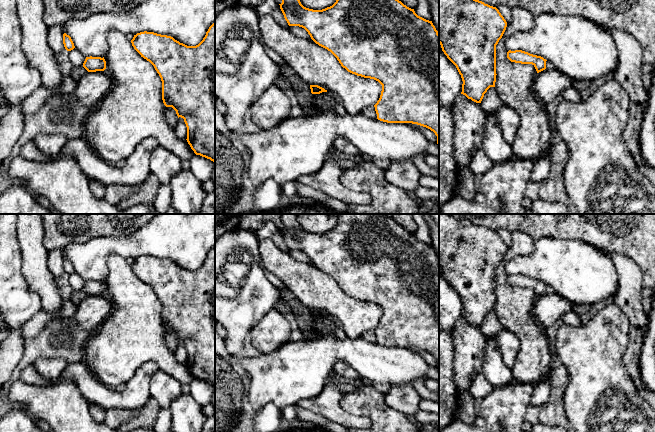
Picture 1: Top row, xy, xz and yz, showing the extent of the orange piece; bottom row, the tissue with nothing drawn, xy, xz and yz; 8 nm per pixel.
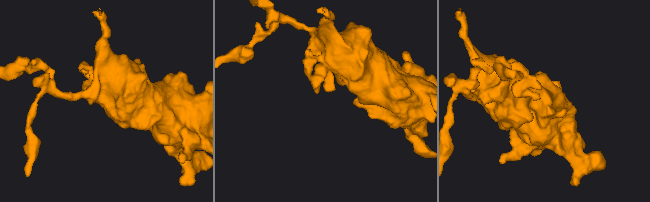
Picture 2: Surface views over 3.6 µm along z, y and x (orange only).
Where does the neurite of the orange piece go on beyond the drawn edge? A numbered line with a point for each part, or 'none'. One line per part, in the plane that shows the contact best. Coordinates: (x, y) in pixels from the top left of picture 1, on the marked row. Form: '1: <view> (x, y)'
none

